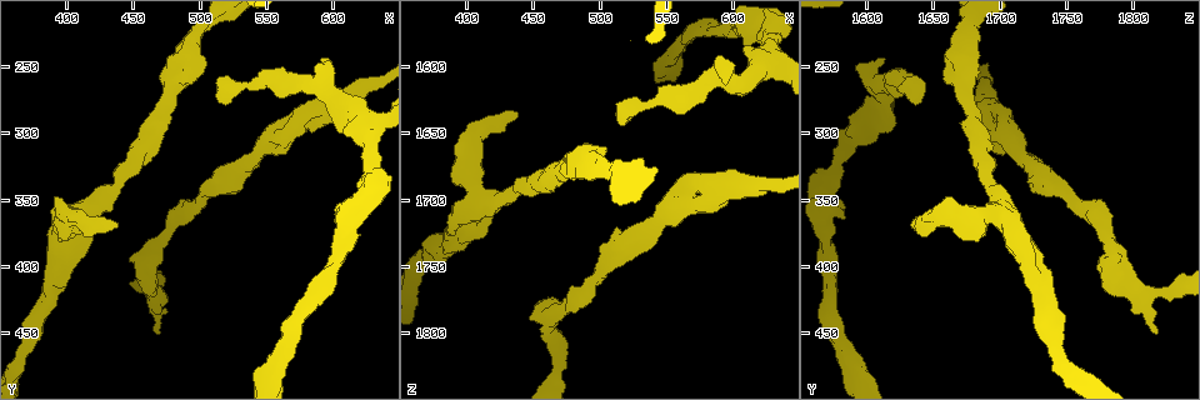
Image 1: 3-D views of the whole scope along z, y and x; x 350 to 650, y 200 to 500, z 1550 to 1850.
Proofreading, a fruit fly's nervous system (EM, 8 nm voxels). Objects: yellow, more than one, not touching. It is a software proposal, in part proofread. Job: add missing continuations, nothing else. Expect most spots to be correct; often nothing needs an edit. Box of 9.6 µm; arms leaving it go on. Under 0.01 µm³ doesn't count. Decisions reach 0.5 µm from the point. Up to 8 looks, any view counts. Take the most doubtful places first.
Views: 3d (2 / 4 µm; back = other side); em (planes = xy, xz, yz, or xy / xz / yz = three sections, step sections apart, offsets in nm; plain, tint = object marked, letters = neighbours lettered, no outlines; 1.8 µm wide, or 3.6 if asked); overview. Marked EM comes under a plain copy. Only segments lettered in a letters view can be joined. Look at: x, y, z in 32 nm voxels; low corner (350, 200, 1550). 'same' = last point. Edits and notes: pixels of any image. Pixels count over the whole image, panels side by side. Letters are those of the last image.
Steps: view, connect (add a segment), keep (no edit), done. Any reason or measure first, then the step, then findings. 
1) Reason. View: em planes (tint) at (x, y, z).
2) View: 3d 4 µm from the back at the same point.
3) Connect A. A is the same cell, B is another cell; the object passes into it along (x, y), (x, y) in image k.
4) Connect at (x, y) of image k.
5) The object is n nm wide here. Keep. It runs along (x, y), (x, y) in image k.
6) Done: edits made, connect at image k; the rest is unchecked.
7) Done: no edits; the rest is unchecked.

Long arm stops here. View: em planes (tint) at (516, 262, 1644).

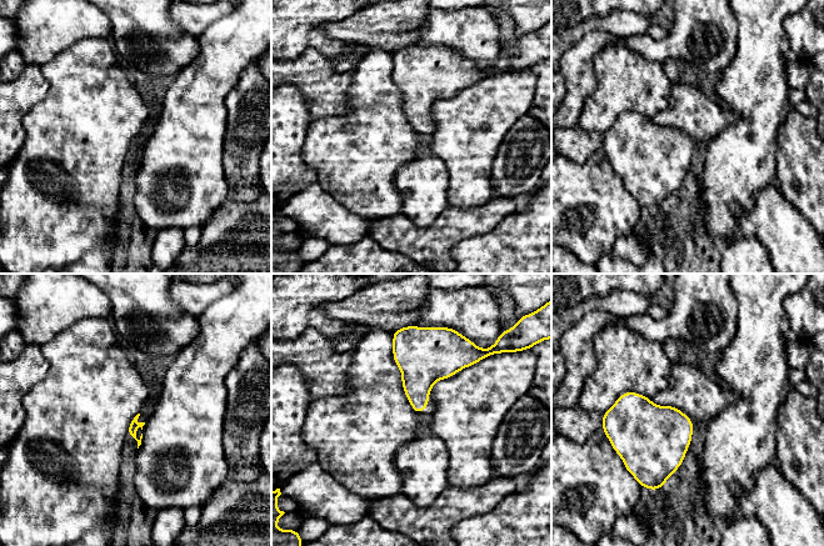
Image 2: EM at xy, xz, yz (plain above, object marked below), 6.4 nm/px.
What lies round it. View: em planes (letters) at the same point.

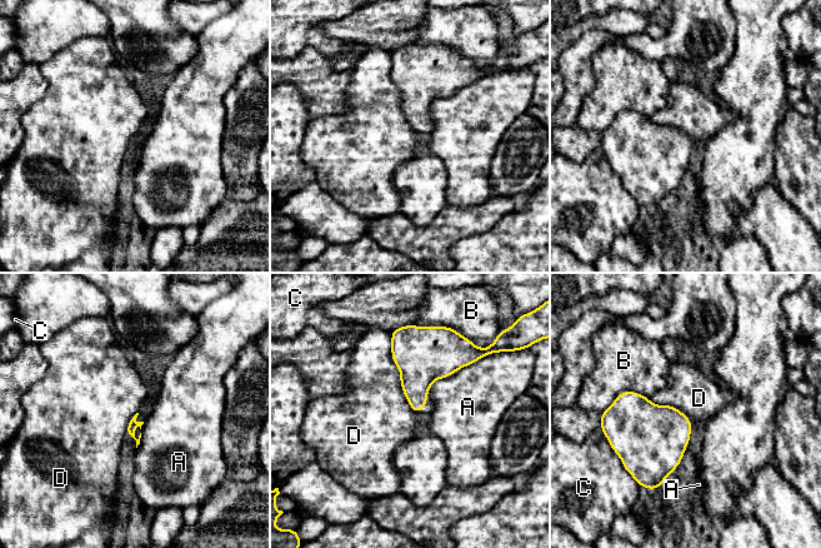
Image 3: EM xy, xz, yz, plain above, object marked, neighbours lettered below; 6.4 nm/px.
Keep. A, B, C and D are other cells; a border runs along (390, 332), (400, 388), (416, 414) in image 3; none of them fits.

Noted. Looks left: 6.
Thick turns thin. View: em planes (tint) at (606, 374, 1570).

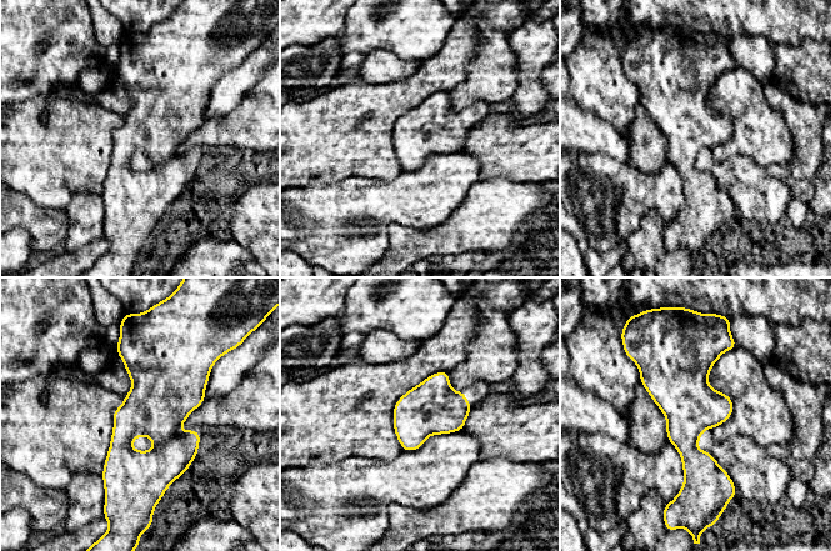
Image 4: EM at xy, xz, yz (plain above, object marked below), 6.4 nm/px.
See the neighbours. View: em planes (letters) at the same point.

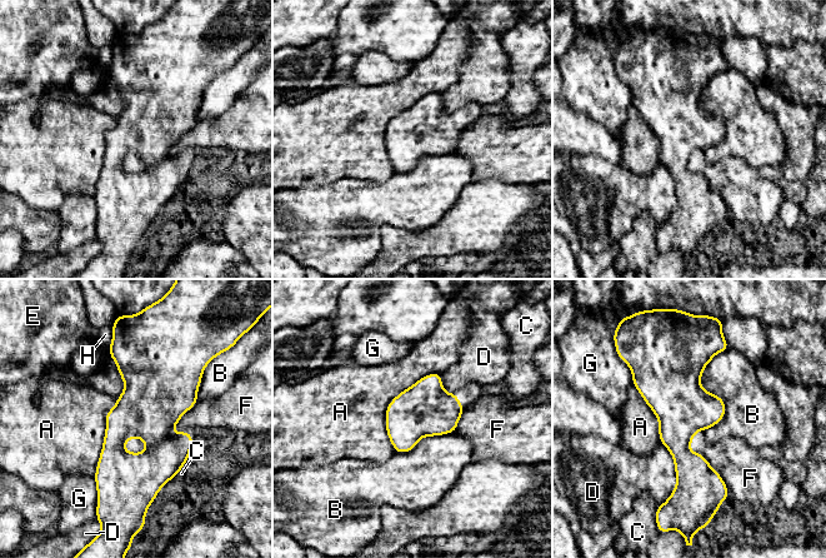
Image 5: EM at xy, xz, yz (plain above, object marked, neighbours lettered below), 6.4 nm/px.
The object is 360 nm wide here. Keep. A, B, C, D, E, F, G and H are other cells; a border runs along (199, 400), (180, 418), (171, 434) in image 5; none of them fits.

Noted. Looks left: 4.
End of a long branch. View: em planes (letters) at (438, 366, 1634).

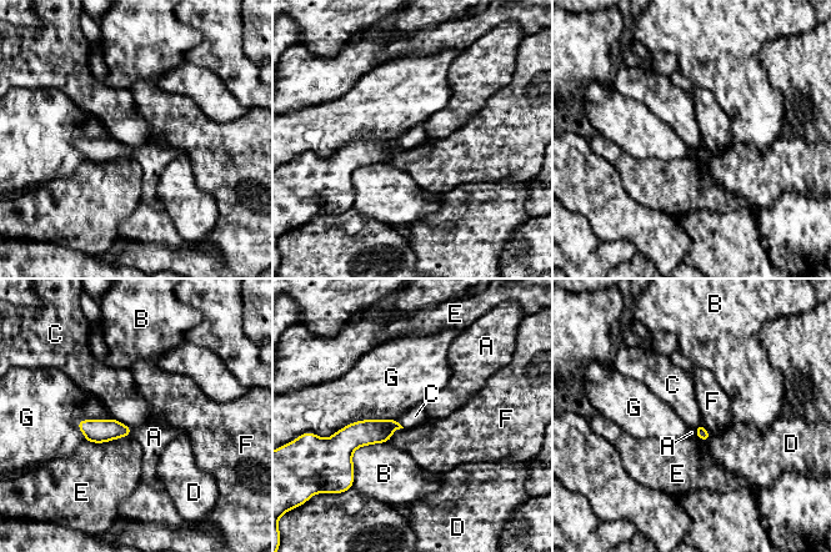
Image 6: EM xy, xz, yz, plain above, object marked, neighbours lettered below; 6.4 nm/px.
Keep. A, B, C, D, E, F and G are other cells; a border runs along (115, 417), (133, 428) in image 6; none of them fits.

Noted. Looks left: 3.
Thick end. View: em planes (letters) at (590, 248, 1590).

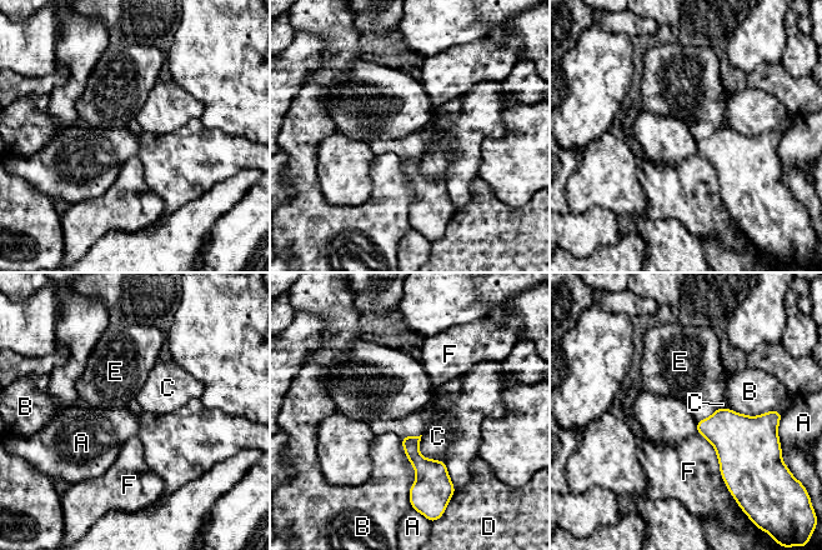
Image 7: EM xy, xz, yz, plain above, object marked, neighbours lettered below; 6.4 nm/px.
The longest contact is with F, 420 nm. Keep. A, B, C, D, E and F are other cells; no lettered segment goes on from it.

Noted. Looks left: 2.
Done: no edits; the rest is unchecked.

